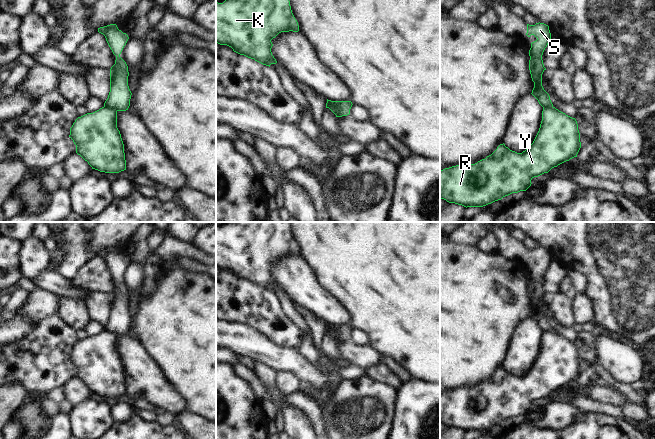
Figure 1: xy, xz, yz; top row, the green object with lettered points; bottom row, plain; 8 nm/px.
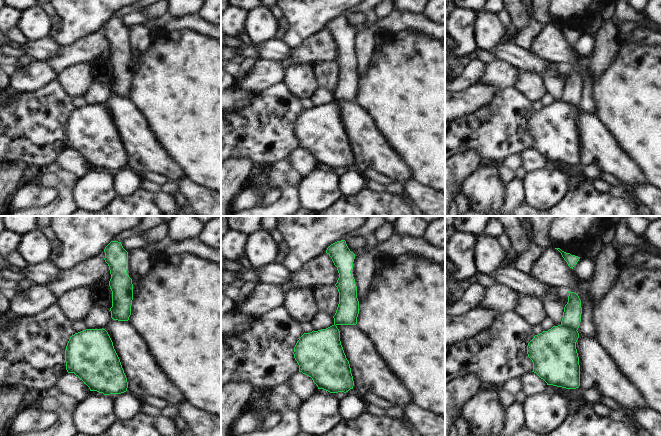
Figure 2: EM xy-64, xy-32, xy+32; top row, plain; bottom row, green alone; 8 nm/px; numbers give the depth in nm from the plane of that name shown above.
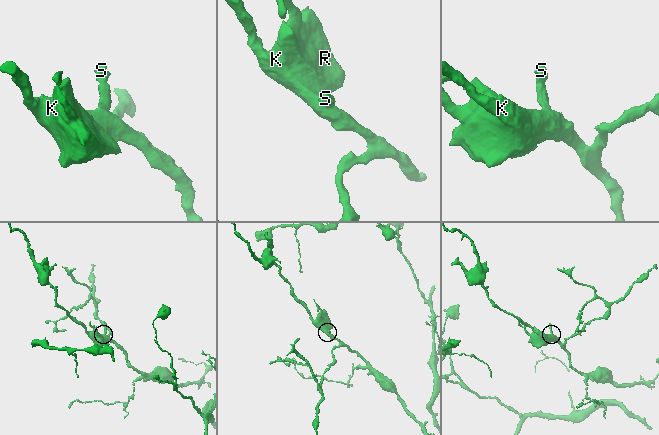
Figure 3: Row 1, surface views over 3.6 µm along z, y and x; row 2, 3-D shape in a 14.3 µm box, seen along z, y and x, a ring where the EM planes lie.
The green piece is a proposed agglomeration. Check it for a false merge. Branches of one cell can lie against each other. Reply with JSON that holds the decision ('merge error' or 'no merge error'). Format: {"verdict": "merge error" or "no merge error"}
{"verdict": "merge error"}

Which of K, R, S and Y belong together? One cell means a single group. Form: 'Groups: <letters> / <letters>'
Groups: K R Y / S.

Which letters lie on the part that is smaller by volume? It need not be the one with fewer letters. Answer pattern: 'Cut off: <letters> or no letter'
Cut off: S

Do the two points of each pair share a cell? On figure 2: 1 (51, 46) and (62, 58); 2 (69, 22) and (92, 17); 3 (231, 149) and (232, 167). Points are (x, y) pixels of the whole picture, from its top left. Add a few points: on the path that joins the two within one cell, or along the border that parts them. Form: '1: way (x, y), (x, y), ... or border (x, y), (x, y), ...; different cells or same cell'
1: border (61, 47), (54, 56), (46, 61); different cells
2: way (75, 22), (80, 17), (86, 17); same cell
3: border (231, 158), (247, 158), (253, 164); different cells

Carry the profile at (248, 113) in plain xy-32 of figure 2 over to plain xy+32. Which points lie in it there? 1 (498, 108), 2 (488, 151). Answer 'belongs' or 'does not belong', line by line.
1: belongs
2: belongs

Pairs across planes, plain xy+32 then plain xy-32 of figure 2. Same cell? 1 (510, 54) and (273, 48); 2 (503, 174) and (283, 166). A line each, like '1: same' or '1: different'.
1: same
2: different

